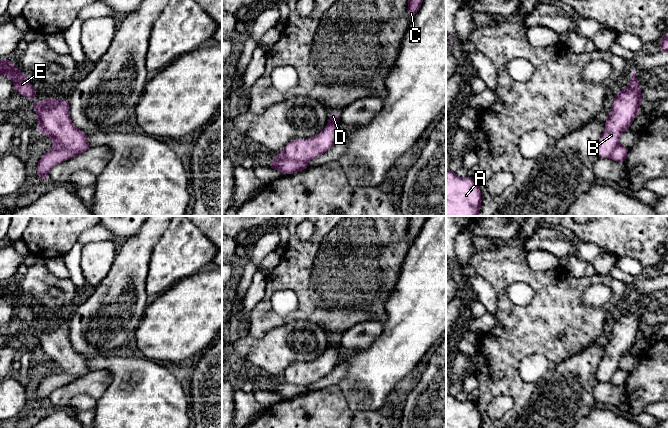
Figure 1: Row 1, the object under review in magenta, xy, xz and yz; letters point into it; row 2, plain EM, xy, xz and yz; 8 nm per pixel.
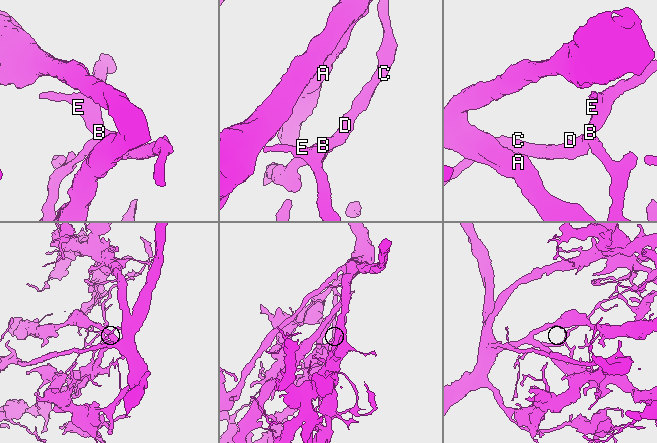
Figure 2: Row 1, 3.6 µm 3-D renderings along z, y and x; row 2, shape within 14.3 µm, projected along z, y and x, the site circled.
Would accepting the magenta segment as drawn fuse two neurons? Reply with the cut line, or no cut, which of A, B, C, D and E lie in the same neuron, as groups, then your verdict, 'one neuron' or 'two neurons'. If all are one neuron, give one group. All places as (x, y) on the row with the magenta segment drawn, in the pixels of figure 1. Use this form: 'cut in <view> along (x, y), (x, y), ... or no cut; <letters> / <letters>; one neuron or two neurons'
cut in xz along (280, 154), (286, 158), (306, 163); A / B C D E; two neurons

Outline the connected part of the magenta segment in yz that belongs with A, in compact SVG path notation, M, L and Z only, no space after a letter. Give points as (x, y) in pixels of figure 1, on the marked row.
M446 168L446 216L477 216L481 198L476 180L459 178Z

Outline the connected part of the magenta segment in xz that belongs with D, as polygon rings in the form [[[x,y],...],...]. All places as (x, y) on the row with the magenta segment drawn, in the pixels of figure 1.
[[[330,112],[329,121],[319,134],[308,139],[292,140],[283,148],[281,155],[292,161],[307,163],[325,153],[339,139],[338,115],[339,112]]]

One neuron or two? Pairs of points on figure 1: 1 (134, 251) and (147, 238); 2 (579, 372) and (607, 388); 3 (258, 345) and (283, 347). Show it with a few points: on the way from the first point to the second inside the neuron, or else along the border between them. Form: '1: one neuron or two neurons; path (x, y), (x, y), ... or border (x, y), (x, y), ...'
1: one neuron; path (137, 248), (144, 241)
2: two neurons; border (598, 382), (594, 388), (595, 402)
3: one neuron; path (264, 347), (277, 347)

